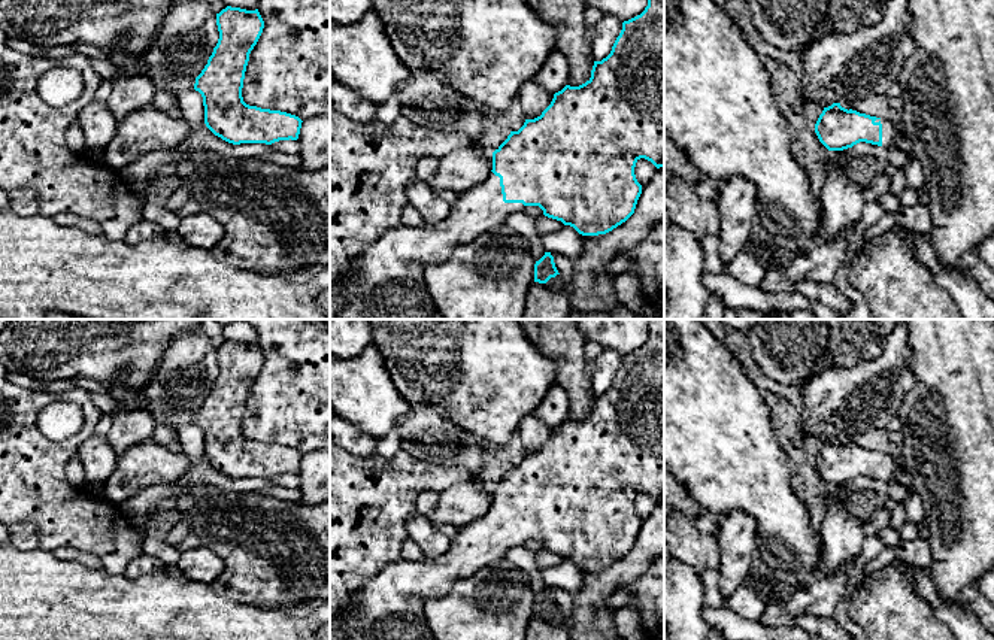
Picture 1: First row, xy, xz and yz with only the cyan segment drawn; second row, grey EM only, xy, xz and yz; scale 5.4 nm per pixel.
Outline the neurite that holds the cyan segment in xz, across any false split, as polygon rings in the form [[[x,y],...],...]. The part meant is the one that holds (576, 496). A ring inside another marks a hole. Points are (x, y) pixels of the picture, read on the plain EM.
[[[664,319],[646,321],[648,340],[622,357],[610,388],[594,395],[591,412],[579,421],[566,419],[540,451],[525,454],[518,465],[510,465],[493,486],[493,504],[484,518],[460,527],[449,549],[436,559],[400,558],[388,564],[358,592],[351,609],[330,618],[330,631],[345,631],[343,640],[436,640],[424,618],[424,603],[446,595],[458,579],[504,558],[509,549],[525,540],[539,540],[545,550],[573,561],[582,570],[606,568],[625,556],[642,528],[636,497],[645,492],[657,503],[664,501]]]

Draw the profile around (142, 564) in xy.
[[[142,553],[127,565],[124,574],[127,577],[139,577],[142,574],[160,570],[161,567],[164,567],[164,564],[158,558]]]

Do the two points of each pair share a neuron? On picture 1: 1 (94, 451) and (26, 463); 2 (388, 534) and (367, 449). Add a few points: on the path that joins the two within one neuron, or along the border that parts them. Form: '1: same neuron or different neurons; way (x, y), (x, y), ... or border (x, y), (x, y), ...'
1: different neurons; border (93, 433), (75, 454)
2: different neurons; border (345, 449), (361, 457), (375, 454)

